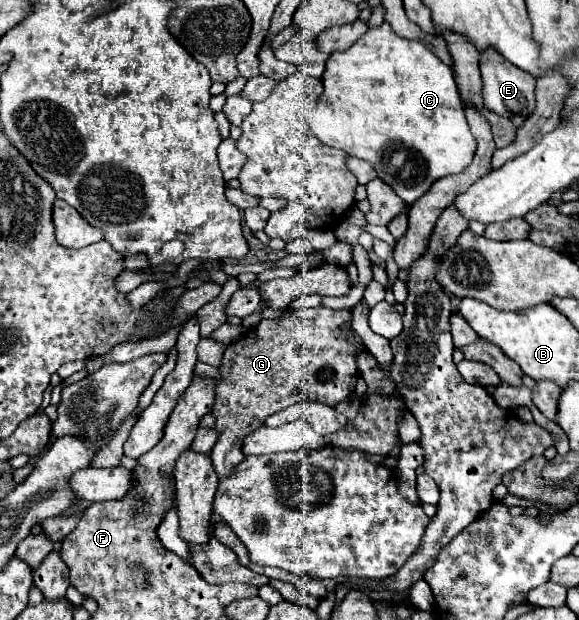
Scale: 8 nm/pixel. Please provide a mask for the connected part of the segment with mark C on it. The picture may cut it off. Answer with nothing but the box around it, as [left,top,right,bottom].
[311,22,477,204]

